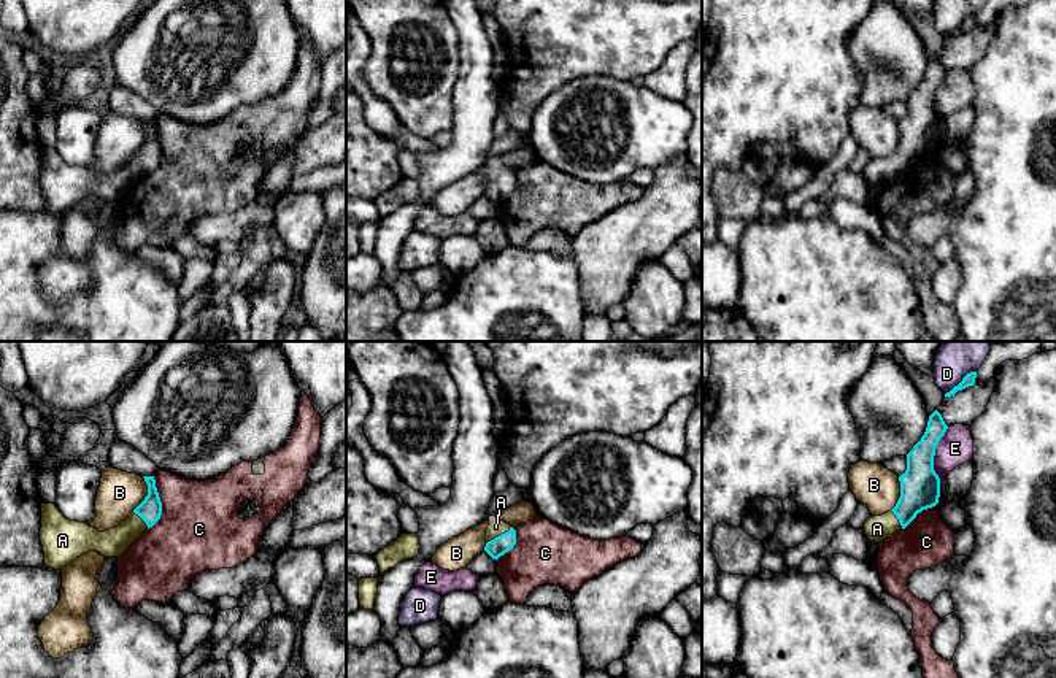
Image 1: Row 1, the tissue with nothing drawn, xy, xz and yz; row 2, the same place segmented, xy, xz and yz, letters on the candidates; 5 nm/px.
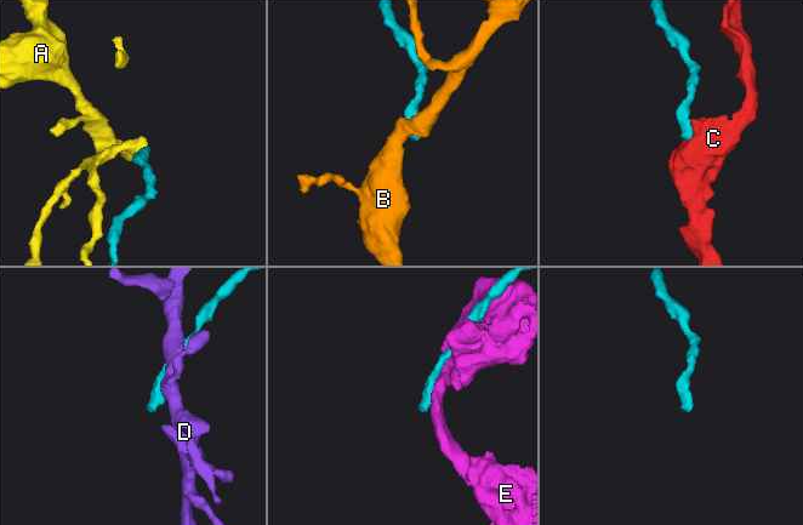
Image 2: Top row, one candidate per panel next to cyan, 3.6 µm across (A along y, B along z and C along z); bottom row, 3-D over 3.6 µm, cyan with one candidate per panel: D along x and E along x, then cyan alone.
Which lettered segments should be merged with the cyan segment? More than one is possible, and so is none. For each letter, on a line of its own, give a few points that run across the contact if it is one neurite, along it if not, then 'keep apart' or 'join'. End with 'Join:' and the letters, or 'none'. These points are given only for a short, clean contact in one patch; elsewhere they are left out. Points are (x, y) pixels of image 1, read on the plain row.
A: line xz (505, 186), (499, 180), (496, 172); join
B: line xy (143, 121), (146, 140), (132, 156); keep apart
C: line xy (154, 121), (161, 161), (148, 173); keep apart
D: line yz (975, 15), (971, 15), (945, 38); keep apart
E: keep apart
Join: A

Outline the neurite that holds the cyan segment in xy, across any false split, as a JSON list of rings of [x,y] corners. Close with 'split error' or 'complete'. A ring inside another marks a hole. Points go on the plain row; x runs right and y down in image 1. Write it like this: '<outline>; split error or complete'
[[[143,121],[148,140],[118,171],[98,176],[87,167],[67,164],[54,148],[41,148],[40,186],[44,211],[62,214],[76,202],[97,195],[105,202],[119,202],[152,171],[162,159],[162,146],[154,121]]]; split error

